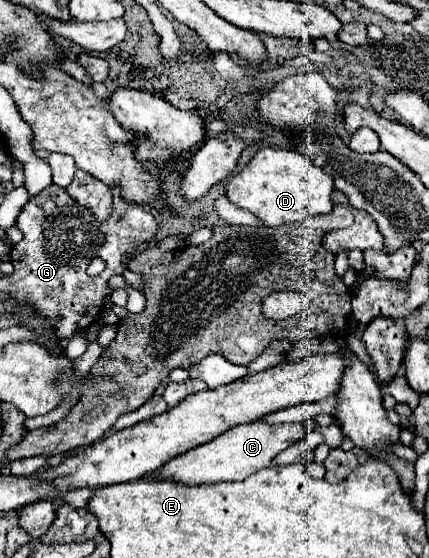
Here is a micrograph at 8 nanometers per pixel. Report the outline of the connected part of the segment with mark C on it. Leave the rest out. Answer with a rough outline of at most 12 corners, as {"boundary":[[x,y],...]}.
{"boundary":[[255,420],[167,462],[161,478],[245,480],[315,428]]}

